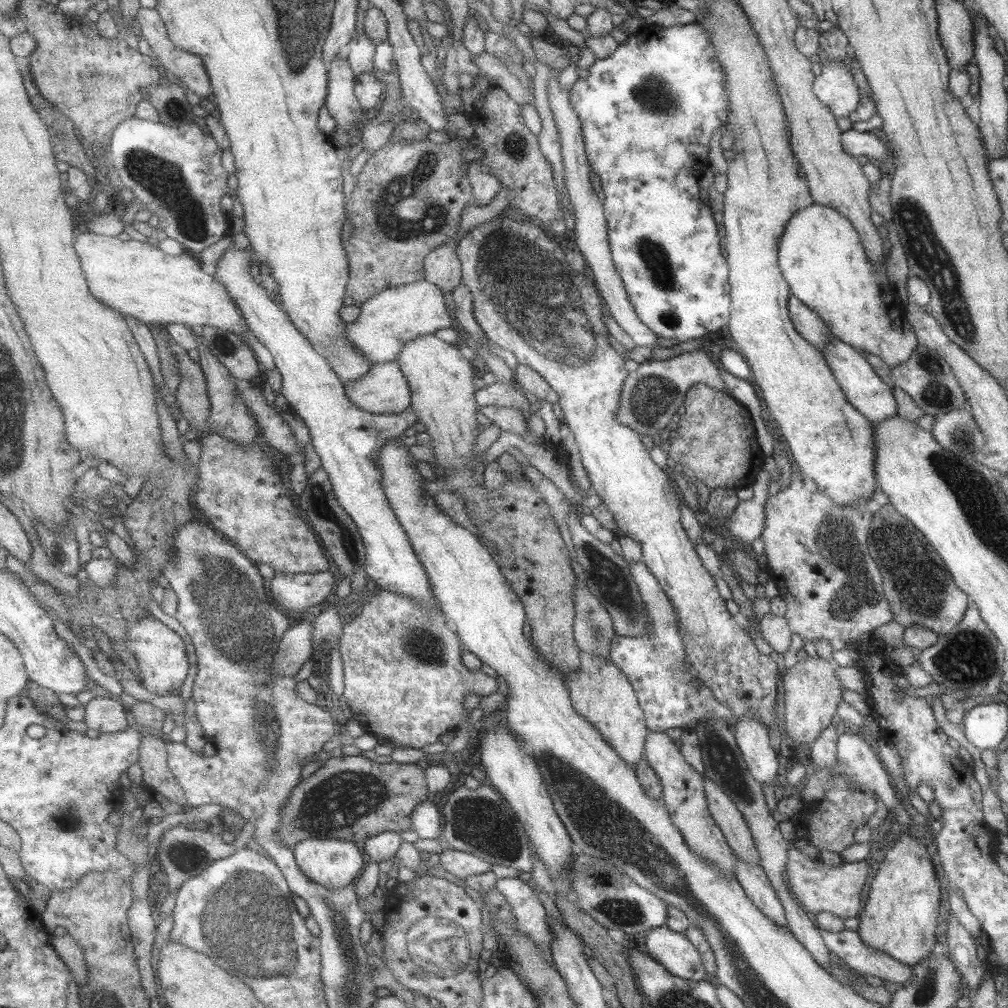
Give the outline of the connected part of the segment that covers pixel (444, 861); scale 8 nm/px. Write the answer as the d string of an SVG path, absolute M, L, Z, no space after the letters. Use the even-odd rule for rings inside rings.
M455 848L443 850L440 854L439 866L461 880L465 880L469 876L485 874L491 870L491 862Z

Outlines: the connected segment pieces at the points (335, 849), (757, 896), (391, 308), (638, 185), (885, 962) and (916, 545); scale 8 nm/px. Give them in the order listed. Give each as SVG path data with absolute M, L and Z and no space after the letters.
M309 838L300 842L294 848L294 853L299 868L325 888L345 888L355 883L366 867L368 858L362 844L342 838Z
M736 859L735 866L736 881L744 890L745 896L751 901L751 904L754 904L763 916L787 931L784 908L766 877L765 871L757 864L747 866L739 859Z
M427 280L385 289L373 299L359 304L361 316L355 322L346 324L346 336L371 364L398 361L410 340L418 336L452 332L455 315L447 310L443 293L437 284Z
M675 23L674 26L669 26L669 28L664 28L659 26L659 24L653 24L649 27L637 31L636 33L631 33L628 35L627 40L623 44L619 44L617 49L608 58L596 58L595 62L587 67L589 74L585 78L578 78L573 84L570 90L571 104L574 105L575 111L579 113L579 121L582 122L582 136L585 137L584 147L586 151L587 161L589 161L591 174L599 177L600 187L605 195L604 201L602 202L602 209L605 212L606 224L609 228L609 245L611 257L614 260L615 269L617 269L619 276L622 277L622 283L625 285L627 300L631 303L635 314L638 319L651 330L651 332L657 335L659 338L667 338L667 340L677 340L677 342L687 342L687 340L693 340L694 338L704 338L709 332L715 332L717 329L725 329L725 324L729 320L730 313L730 287L728 286L728 265L726 256L721 252L721 246L719 245L719 236L717 235L719 226L715 224L712 217L712 210L709 204L703 202L699 199L699 186L697 185L697 179L702 174L702 171L706 168L707 154L709 154L709 138L713 134L714 130L720 129L725 126L725 119L727 119L727 107L728 107L728 88L724 80L724 70L720 67L719 62L715 60L713 56L715 50L711 48L711 38L707 36L707 31L703 28L699 28L697 24L681 24Z
M819 929L819 935L828 952L837 956L853 972L868 974L895 985L911 983L911 967L900 964L887 953L863 945L857 932L843 929L835 933Z
M889 504L881 506L872 515L870 526L866 540L868 553L880 572L883 595L889 604L892 620L904 628L923 626L938 635L955 628L963 618L969 599L949 579L940 556L933 550L925 552L927 544L921 533Z

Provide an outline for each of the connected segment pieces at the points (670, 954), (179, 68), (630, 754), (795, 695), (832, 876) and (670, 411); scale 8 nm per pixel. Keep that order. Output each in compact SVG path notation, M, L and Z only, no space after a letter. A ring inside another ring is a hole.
M663 925L643 935L647 954L671 975L683 980L708 979L699 953L683 934L673 932Z
M141 8L136 19L141 26L140 30L142 36L145 37L154 52L153 58L156 63L162 65L166 70L176 75L180 81L193 92L193 94L206 97L214 92L212 80L203 58L191 54L191 52L179 49L178 46L171 41L170 32L167 30L167 24L163 21L161 14L156 8Z
M580 652L579 656L581 657L579 672L568 672L567 683L572 703L581 717L606 738L610 748L634 769L642 759L645 738L649 732L634 688L625 673L610 660L602 660L587 652Z
M824 658L798 661L787 670L781 679L784 696L783 722L787 735L801 750L811 745L821 735L824 728L836 720L836 708L841 702L841 689L843 688L834 670L829 667Z
M793 848L787 851L784 870L787 872L787 885L801 908L810 916L820 912L830 912L839 918L857 917L861 904L861 890L867 878L868 864L865 860L853 861L828 866L818 857L811 858Z
M703 349L679 352L677 356L664 360L649 359L638 363L637 369L629 372L629 376L623 381L614 419L640 435L664 435L669 428L671 417L676 413L675 410L684 404L685 393L693 384L708 384L731 397L718 375L718 370Z

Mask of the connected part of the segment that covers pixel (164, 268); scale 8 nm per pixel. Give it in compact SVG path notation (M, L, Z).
M79 228L74 242L86 272L90 291L99 300L148 325L186 324L195 328L211 325L241 336L248 328L225 284L214 274L205 274L192 252L172 256L147 241L121 240Z

